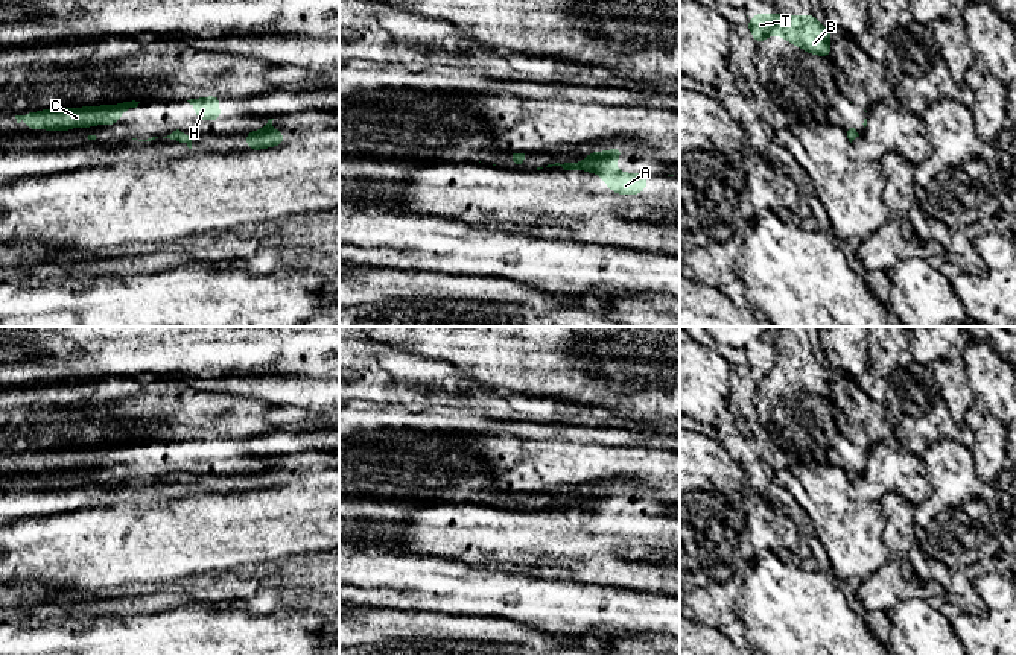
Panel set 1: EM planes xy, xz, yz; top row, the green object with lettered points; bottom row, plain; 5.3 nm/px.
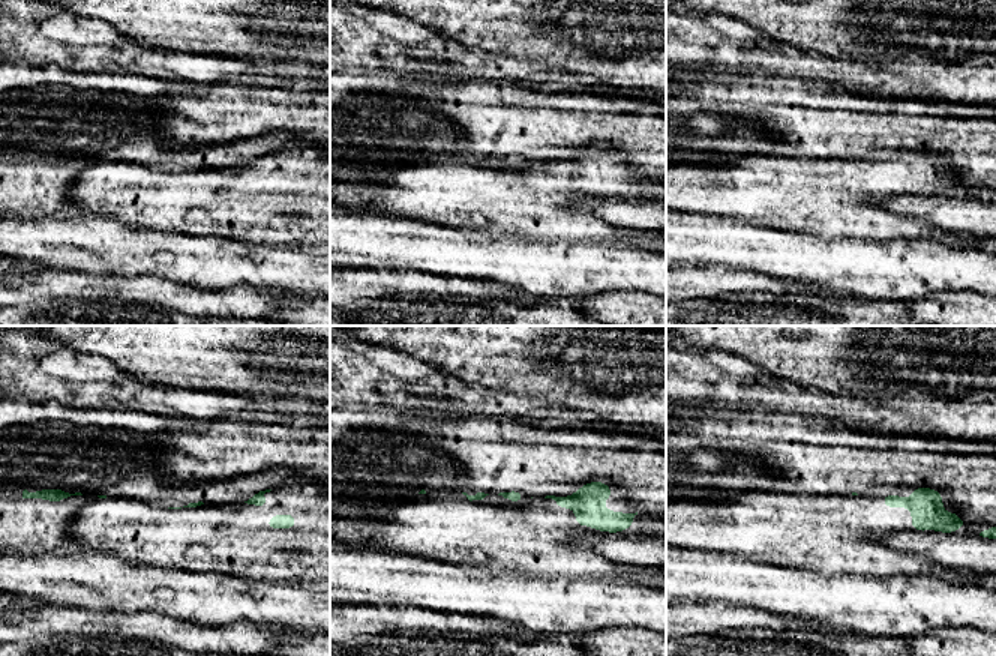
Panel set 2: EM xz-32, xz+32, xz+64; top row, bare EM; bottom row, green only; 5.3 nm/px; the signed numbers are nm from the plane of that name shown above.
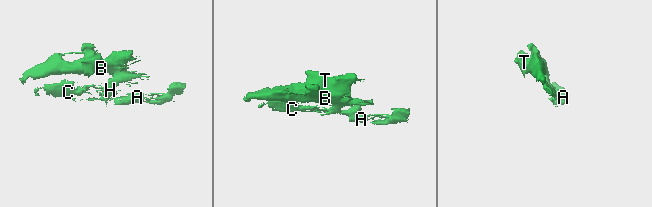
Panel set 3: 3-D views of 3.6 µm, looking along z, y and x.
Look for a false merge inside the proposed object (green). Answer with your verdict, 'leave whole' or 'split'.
split

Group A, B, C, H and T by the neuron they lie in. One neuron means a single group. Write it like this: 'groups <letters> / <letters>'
groups A / B C H T

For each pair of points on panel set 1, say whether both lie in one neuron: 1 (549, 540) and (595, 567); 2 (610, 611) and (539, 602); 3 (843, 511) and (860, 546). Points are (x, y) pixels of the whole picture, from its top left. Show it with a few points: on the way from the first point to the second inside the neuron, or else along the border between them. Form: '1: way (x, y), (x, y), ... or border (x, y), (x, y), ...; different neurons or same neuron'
1: way (561, 541), (571, 541), (584, 555); same neuron
2: way (592, 608), (557, 607); same neuron
3: way (843, 520), (854, 537); same neuron

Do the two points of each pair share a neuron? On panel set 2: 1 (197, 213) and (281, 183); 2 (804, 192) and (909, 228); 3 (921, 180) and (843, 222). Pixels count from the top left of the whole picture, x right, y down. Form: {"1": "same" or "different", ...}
{"1": "same", "2": "same", "3": "same"}

